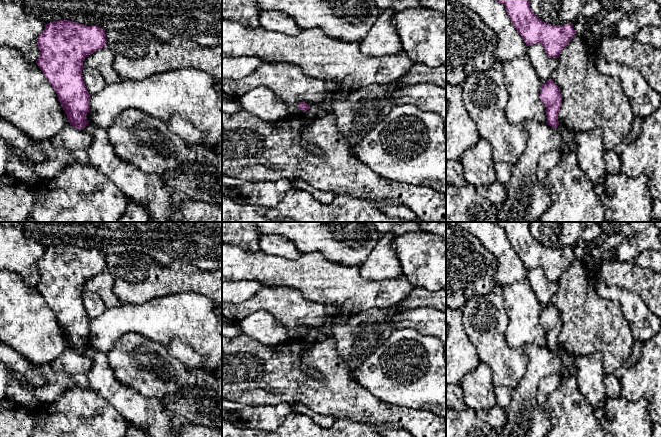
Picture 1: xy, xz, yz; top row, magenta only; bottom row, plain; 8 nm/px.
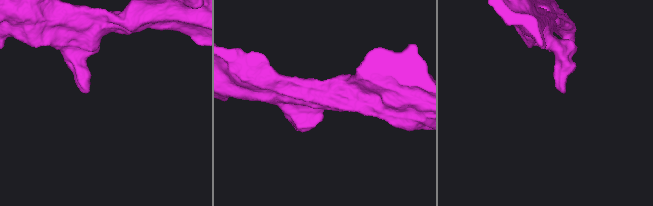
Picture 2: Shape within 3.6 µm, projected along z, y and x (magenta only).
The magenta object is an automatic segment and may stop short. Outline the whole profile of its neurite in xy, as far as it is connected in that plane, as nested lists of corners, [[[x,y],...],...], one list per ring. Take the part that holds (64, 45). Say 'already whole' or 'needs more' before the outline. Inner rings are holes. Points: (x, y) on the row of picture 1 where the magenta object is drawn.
already whole | [[[69,20],[47,23],[43,32],[37,37],[40,50],[36,64],[55,89],[58,100],[73,127],[83,130],[89,123],[86,114],[90,112],[89,97],[83,81],[83,61],[91,53],[106,46],[105,30],[98,26],[86,26]]]

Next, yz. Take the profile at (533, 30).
already whole | [[[497,0],[505,6],[507,14],[527,46],[541,44],[548,56],[559,58],[563,48],[576,35],[573,25],[546,24],[530,8],[530,0]]]

